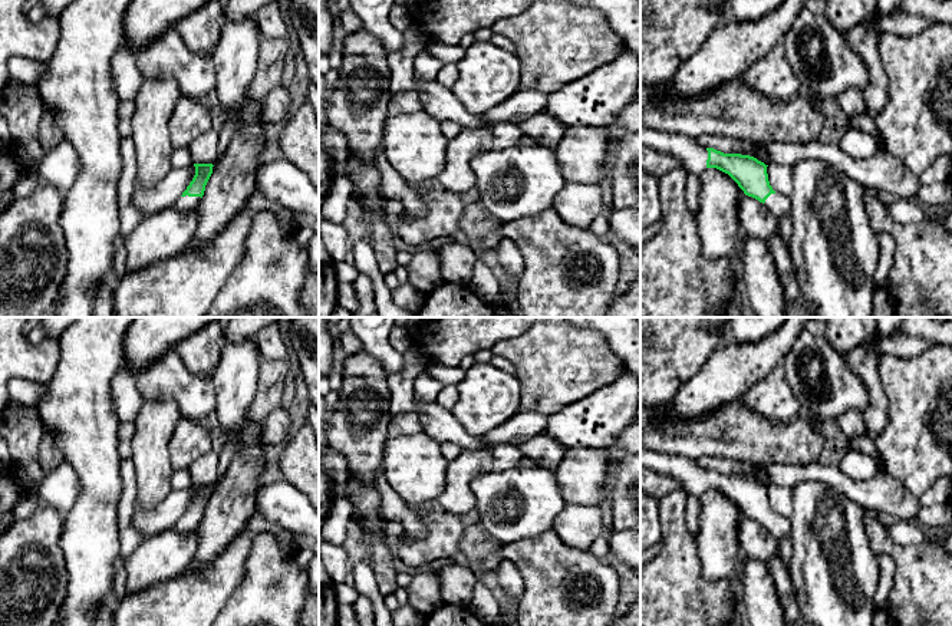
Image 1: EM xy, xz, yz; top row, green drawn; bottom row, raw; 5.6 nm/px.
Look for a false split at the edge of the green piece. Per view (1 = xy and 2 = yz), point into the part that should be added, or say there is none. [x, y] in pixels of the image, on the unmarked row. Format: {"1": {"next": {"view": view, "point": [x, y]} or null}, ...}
{"1": {"next": {"view": "xy", "point": [185, 524]}}, "2": {"next": {"view": "yz", "point": [687, 471]}}}

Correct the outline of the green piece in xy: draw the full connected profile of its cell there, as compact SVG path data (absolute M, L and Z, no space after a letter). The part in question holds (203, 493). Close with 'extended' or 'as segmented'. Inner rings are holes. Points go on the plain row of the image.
M194 485L195 497L182 517L172 527L178 533L194 533L201 524L205 507L213 495L213 485Z | extended

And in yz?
M642 445L640 467L671 475L682 484L689 495L698 497L706 490L717 490L728 495L745 517L762 524L774 541L790 537L790 518L773 511L767 495L768 487L754 478L704 470L696 459L649 451Z | extended

